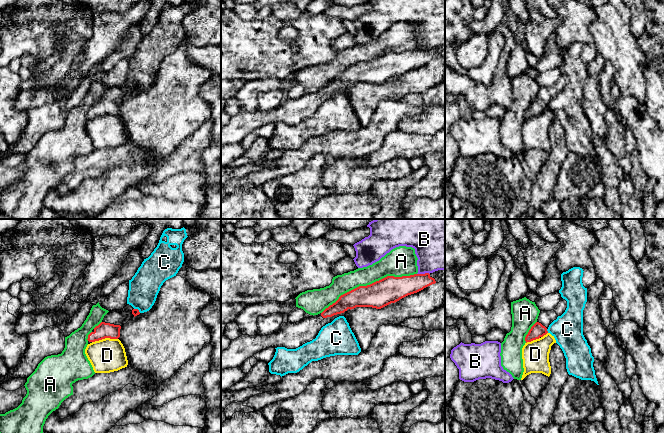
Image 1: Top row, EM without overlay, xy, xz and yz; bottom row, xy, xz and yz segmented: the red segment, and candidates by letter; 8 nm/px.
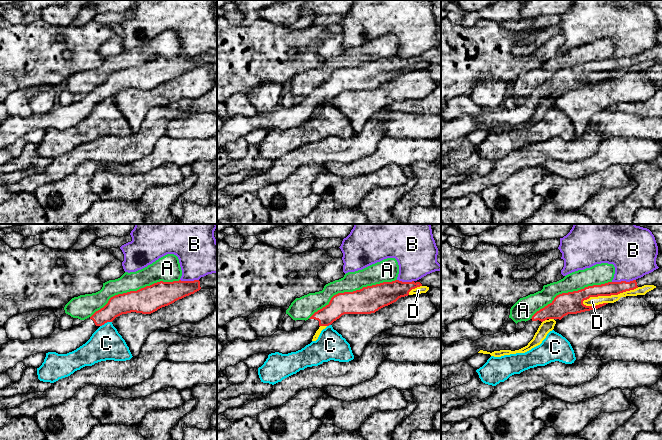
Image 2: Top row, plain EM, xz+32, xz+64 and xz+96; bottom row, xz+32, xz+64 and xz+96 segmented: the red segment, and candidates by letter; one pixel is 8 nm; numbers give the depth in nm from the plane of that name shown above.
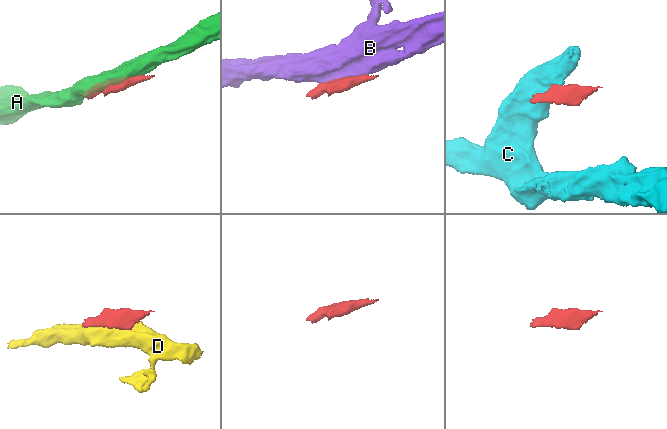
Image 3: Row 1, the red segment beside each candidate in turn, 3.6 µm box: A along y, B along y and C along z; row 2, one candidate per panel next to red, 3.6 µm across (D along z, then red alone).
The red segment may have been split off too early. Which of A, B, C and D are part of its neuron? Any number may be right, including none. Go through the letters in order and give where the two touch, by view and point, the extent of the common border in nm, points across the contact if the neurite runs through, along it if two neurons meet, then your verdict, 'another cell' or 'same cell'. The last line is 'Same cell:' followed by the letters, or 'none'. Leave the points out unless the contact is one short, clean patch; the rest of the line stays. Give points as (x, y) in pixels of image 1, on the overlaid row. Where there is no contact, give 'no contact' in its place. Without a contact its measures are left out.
A: xz (368, 285) | 850 nm | another cell
B: xz (423, 274) | 100 nm | another cell
C: yz (547, 331) | 40 nm | another cell
D: xy (104, 338) | 220 nm | another cell
Same cell: none

